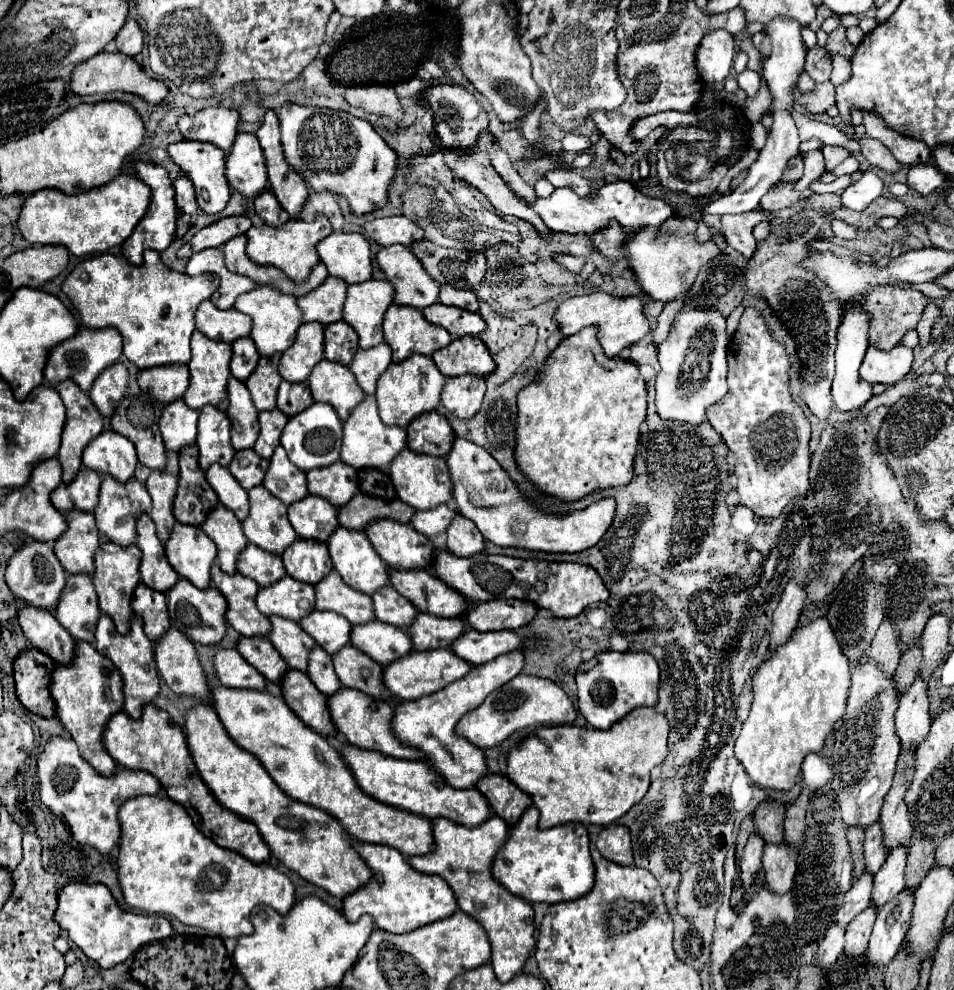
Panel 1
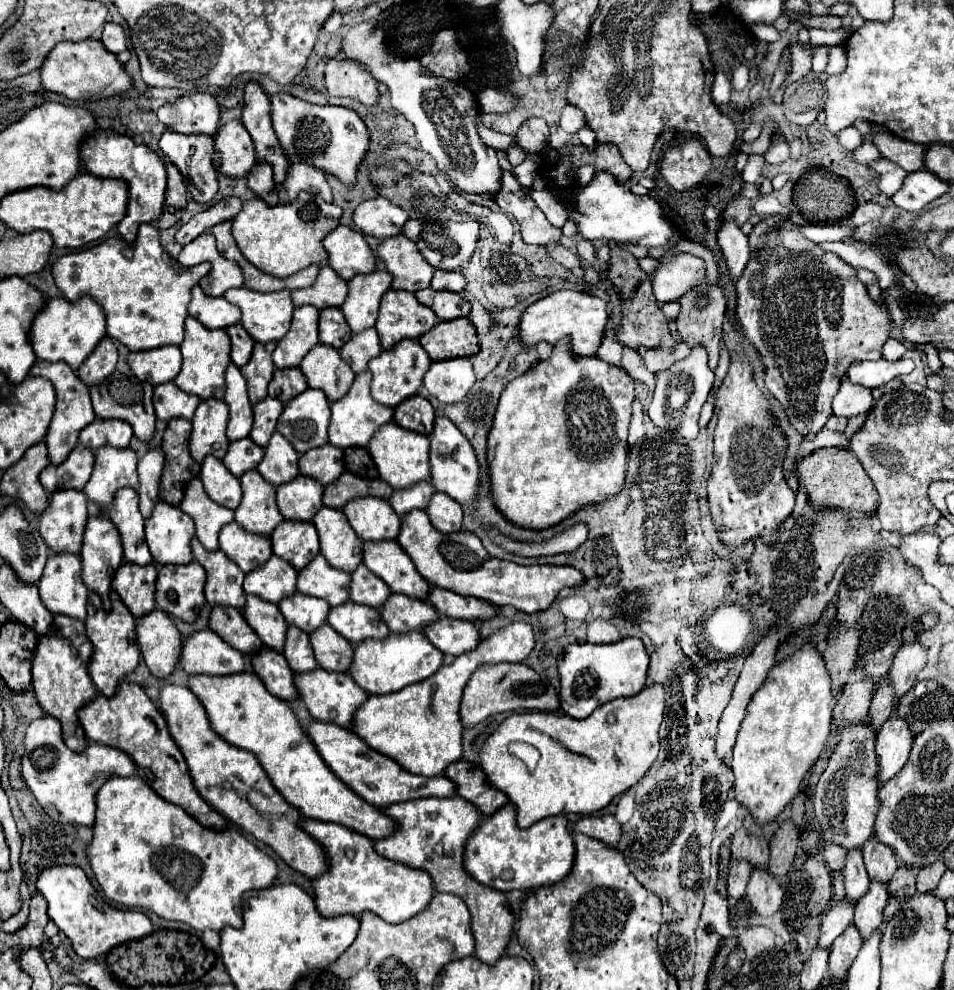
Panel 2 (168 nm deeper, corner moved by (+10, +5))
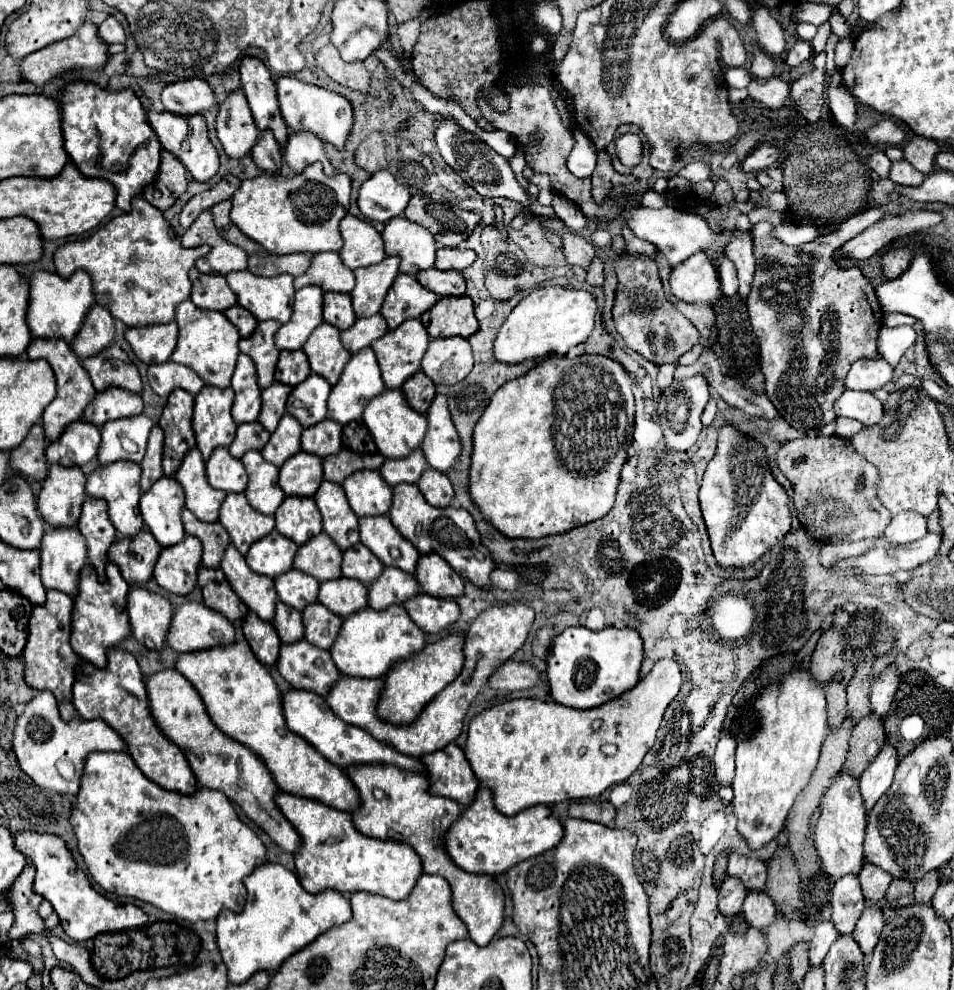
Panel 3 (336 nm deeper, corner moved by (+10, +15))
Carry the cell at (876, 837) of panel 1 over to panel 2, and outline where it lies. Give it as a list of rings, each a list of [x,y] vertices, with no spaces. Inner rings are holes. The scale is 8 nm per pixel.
[[[860,849],[848,851],[848,861],[844,867],[844,885],[846,885],[844,899],[850,903],[858,903],[858,899],[862,899],[862,895],[866,895],[866,891],[870,887],[870,879],[866,875],[866,867],[862,863]]]

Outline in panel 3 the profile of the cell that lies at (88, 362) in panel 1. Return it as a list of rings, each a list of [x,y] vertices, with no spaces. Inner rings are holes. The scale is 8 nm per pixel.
[[[36,271],[30,277],[30,303],[28,303],[28,313],[26,321],[34,337],[40,339],[52,339],[60,337],[64,341],[72,341],[76,333],[80,331],[86,315],[94,307],[94,291],[92,291],[92,281],[86,271],[74,273],[70,279],[62,279],[56,273],[46,273],[46,271]]]

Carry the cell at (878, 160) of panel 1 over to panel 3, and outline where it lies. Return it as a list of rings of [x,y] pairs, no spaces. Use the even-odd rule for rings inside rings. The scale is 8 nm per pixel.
[[[902,159],[902,161],[892,163],[888,179],[898,185],[918,185],[924,179],[924,175],[920,171],[916,171],[908,161]]]

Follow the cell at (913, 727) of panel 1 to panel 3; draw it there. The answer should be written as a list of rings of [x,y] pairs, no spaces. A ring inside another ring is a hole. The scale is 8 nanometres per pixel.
[[[886,741],[878,751],[878,755],[874,757],[874,761],[860,777],[860,793],[864,797],[868,811],[874,807],[880,795],[890,787],[896,765],[898,765],[898,751],[890,741]]]

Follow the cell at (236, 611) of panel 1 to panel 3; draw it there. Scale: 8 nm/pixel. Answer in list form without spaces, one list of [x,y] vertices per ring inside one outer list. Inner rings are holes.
[[[188,509],[182,511],[182,523],[188,535],[194,535],[202,541],[202,547],[204,547],[202,565],[206,569],[216,569],[226,553],[226,547],[230,545],[230,537],[226,529],[220,523],[206,525],[204,521],[198,521]]]

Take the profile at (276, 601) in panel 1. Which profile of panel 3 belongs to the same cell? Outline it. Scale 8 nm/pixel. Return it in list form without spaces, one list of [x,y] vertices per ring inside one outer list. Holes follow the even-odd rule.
[[[272,531],[250,547],[246,563],[254,573],[276,579],[278,575],[288,573],[292,569],[296,549],[298,545],[294,545],[290,539],[282,537],[280,533]]]

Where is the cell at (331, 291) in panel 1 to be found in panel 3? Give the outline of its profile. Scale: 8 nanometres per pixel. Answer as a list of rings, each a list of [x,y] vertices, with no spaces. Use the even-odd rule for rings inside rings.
[[[338,253],[312,255],[310,269],[294,279],[294,289],[316,285],[322,291],[350,293],[354,289],[354,273],[340,261]]]

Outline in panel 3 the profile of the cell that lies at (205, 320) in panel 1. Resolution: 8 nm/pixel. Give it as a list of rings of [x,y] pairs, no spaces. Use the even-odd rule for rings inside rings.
[[[192,267],[190,279],[192,279],[190,299],[198,309],[226,311],[226,309],[230,309],[230,305],[236,305],[234,291],[226,285],[224,277],[204,275],[196,267]]]

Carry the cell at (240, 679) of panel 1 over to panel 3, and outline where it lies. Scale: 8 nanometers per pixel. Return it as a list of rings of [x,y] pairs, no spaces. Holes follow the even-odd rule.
[[[190,601],[174,611],[166,643],[178,653],[194,653],[236,643],[236,631],[220,613]]]

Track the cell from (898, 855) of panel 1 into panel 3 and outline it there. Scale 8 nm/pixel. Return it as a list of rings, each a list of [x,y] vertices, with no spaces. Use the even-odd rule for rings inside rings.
[[[868,905],[864,907],[856,929],[852,933],[852,937],[856,939],[856,943],[860,945],[864,955],[870,955],[874,951],[874,945],[878,943],[880,931],[884,927],[884,915],[882,915],[882,905]]]

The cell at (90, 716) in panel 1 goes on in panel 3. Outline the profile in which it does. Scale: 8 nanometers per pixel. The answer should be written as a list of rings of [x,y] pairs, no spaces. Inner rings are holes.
[[[48,591],[48,601],[42,607],[34,607],[30,625],[28,625],[28,643],[24,647],[22,659],[24,659],[24,677],[26,683],[36,691],[52,691],[58,699],[60,715],[64,721],[72,721],[76,715],[76,709],[72,705],[72,685],[76,681],[76,667],[80,663],[80,657],[74,653],[70,645],[70,633],[72,633],[72,609],[74,599],[66,593]]]

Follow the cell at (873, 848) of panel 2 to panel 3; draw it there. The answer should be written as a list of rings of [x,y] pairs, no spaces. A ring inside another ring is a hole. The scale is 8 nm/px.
[[[864,863],[860,875],[860,885],[866,897],[866,903],[882,903],[884,901],[884,893],[892,881],[892,875],[884,869],[880,869],[878,865],[872,863]]]

